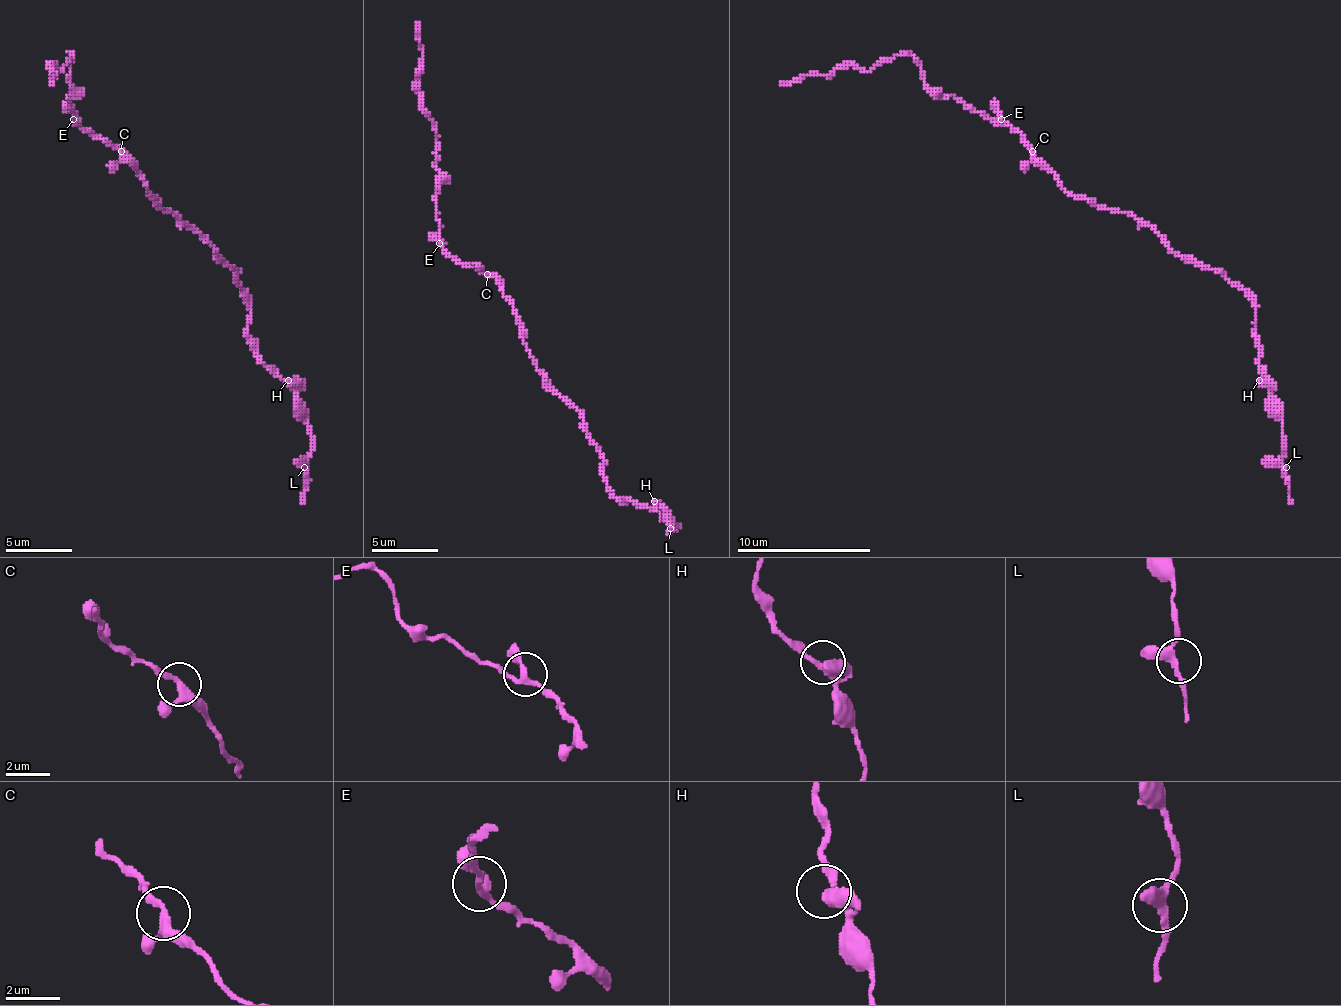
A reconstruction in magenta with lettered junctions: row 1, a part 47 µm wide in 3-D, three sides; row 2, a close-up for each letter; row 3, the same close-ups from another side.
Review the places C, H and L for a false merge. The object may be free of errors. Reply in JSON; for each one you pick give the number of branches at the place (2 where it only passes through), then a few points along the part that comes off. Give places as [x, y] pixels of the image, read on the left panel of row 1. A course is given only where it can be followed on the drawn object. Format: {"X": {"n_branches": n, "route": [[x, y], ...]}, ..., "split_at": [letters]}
{"split_at": []}

